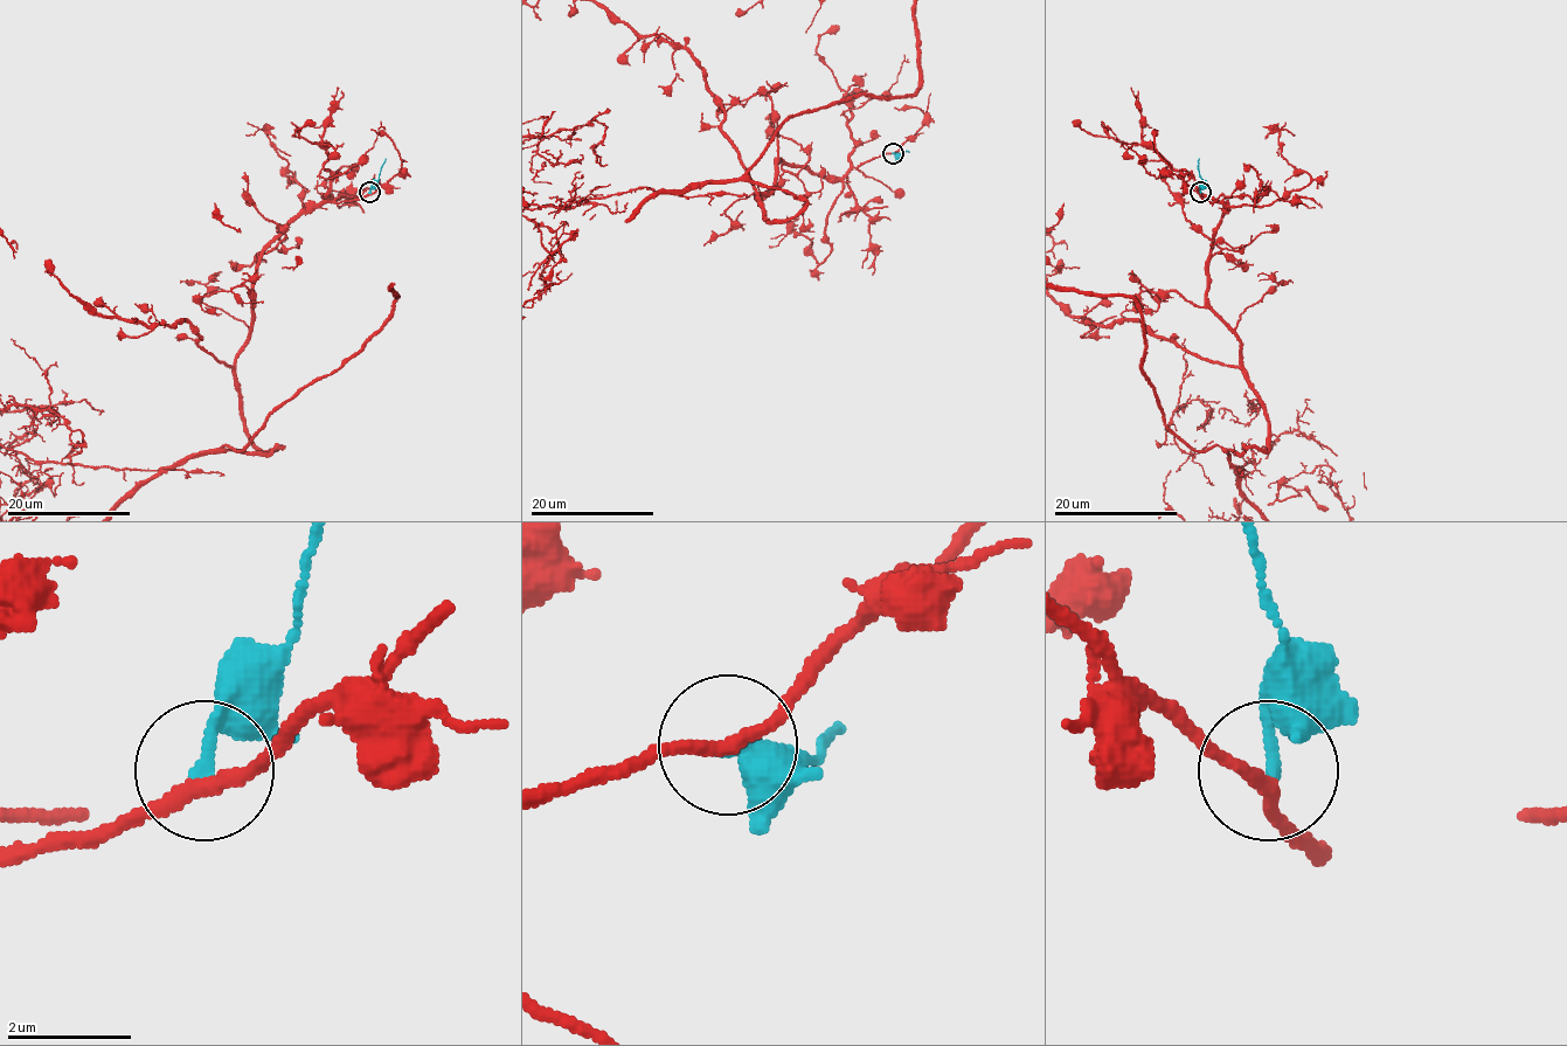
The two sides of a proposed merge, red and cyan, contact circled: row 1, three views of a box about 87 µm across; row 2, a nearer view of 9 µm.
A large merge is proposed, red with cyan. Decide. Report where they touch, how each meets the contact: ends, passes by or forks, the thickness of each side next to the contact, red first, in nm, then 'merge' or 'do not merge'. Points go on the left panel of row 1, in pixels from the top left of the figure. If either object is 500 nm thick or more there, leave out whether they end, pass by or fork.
at (369, 192); red passes by; cyan ends there; 240 nm thick on the red side, 240 nm on the other; merge

